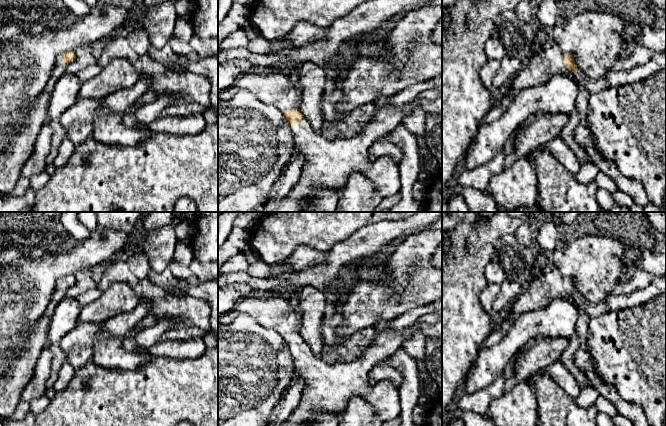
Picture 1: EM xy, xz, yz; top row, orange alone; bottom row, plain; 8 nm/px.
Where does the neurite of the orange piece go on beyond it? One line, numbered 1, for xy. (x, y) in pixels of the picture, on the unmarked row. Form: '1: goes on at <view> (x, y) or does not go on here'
1: goes on at xy (12, 383)

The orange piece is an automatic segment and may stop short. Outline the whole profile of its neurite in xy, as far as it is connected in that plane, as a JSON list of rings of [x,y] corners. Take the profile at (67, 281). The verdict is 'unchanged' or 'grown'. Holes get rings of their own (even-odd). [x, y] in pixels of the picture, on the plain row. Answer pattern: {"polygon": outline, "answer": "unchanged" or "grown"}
{"polygon": [[[75,275],[59,278],[50,303],[30,332],[22,353],[0,377],[0,419],[10,419],[15,416],[22,392],[32,379],[42,350],[48,341],[52,315],[57,305],[65,297],[66,290],[75,284]]], "answer": "grown"}

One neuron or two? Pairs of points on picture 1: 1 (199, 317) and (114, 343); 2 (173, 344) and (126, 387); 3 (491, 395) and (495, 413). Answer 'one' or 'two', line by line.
1: two
2: two
3: two

